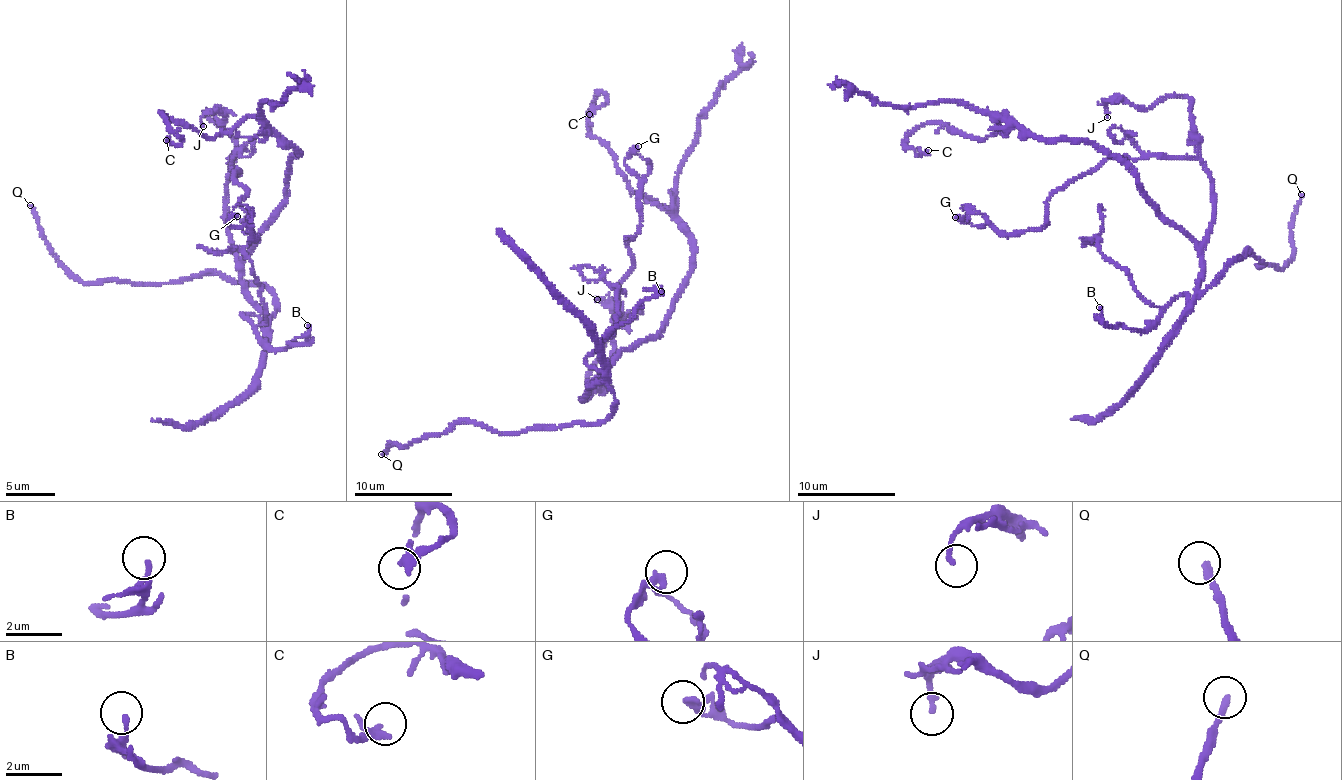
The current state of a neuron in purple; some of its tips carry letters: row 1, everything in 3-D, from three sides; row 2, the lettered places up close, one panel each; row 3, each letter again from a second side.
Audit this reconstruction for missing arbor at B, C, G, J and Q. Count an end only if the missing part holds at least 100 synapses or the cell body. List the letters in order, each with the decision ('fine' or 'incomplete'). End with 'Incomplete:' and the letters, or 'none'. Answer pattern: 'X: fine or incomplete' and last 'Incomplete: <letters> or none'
B: fine
C: fine
G: fine
J: fine
Q: incomplete
Incomplete: Q

